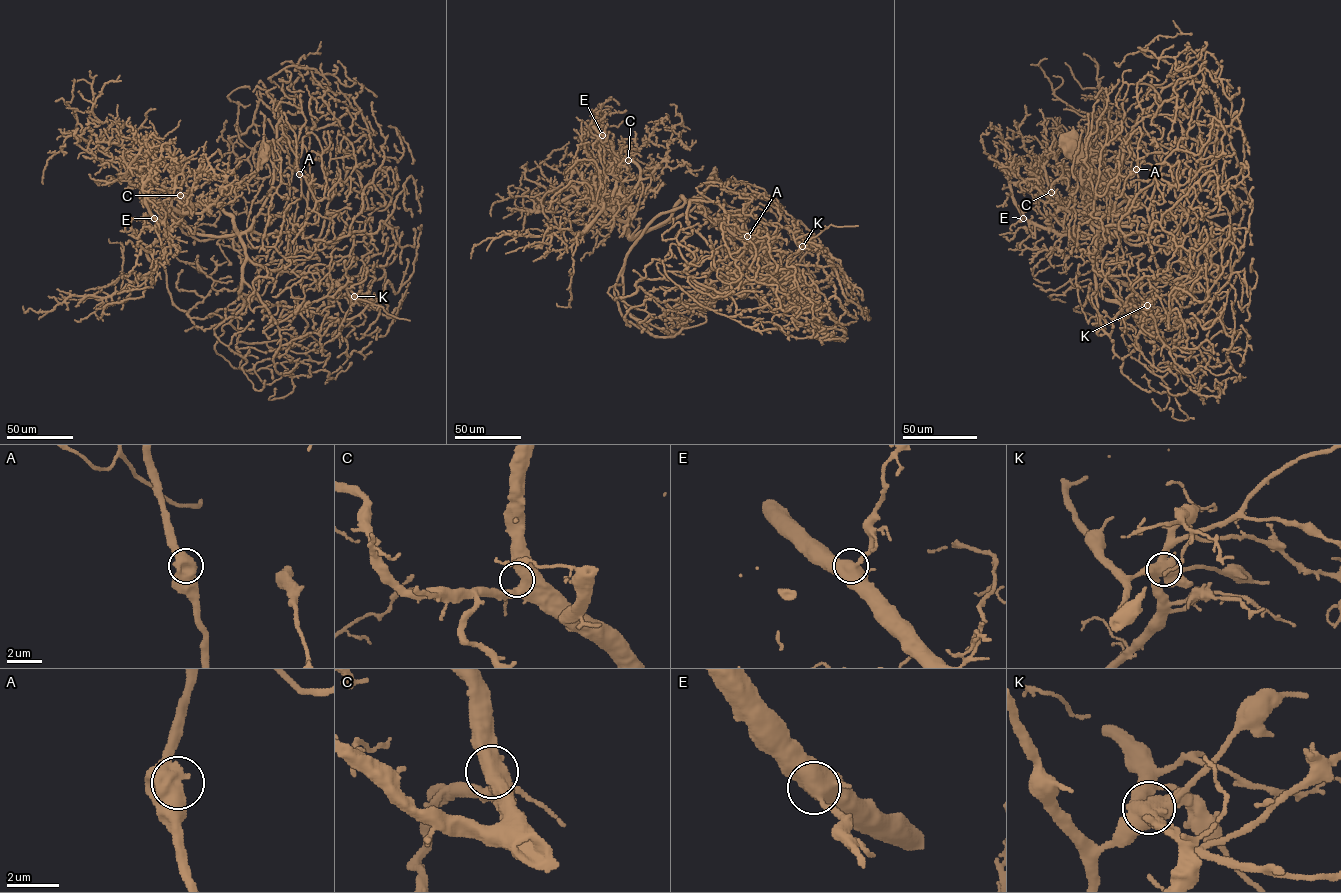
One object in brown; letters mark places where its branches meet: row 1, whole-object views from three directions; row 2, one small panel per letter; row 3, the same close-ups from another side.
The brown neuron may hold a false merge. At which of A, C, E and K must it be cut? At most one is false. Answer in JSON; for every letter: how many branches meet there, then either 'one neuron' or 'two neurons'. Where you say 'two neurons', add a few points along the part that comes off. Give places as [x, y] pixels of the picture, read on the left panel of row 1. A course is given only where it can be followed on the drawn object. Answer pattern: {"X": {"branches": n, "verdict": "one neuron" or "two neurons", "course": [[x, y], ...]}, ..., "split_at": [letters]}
{"A": {"branches": 3, "verdict": "one neuron"}, "C": {"branches": 3, "verdict": "one neuron"}, "E": {"branches": 3, "verdict": "one neuron"}, "K": {"branches": 5, "verdict": "two neurons", "course": [[354, 296], [344, 288], [317, 284], [316, 279], [283, 264], [260, 264], [241, 259], [242, 265]]}, "split_at": ["K"]}

